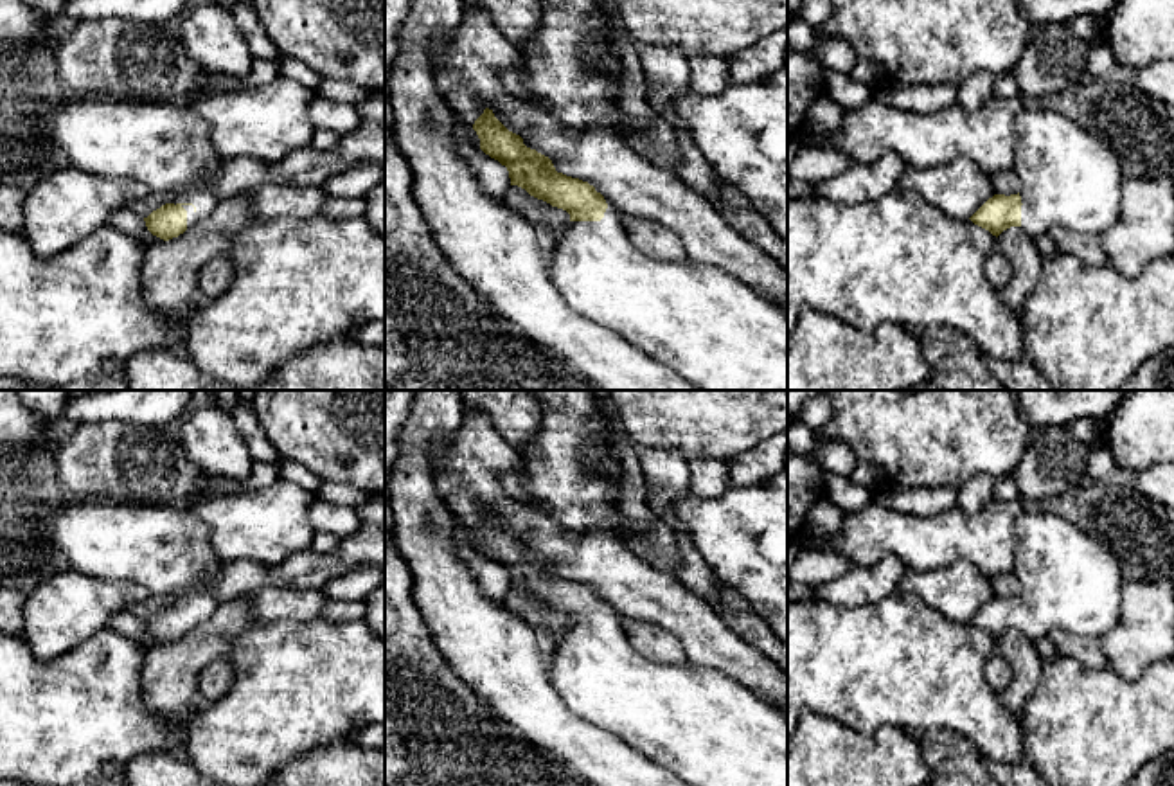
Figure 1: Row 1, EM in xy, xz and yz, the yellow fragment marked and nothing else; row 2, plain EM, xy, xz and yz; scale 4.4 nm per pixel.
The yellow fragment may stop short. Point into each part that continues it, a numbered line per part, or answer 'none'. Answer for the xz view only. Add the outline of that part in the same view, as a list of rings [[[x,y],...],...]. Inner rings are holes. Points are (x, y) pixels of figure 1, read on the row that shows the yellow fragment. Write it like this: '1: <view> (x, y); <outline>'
1: xz (718, 333); [[[609,207],[600,221],[570,221],[556,234],[556,248],[550,261],[550,281],[559,288],[566,304],[577,315],[617,331],[647,356],[676,371],[698,390],[787,390],[787,311],[717,266],[696,263],[690,257],[680,261],[649,257],[629,241],[618,212]]]

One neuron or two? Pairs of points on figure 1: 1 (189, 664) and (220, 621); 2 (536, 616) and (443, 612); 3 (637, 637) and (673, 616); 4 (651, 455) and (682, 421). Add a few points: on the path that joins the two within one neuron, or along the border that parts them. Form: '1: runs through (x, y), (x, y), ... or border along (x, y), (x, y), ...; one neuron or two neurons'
1: runs through (195, 653), (216, 632); one neuron
2: border along (509, 607), (538, 626); two neurons
3: border along (619, 616), (658, 625), (680, 643), (685, 653); two neurons
4: border along (635, 443), (675, 448), (689, 461); two neurons

